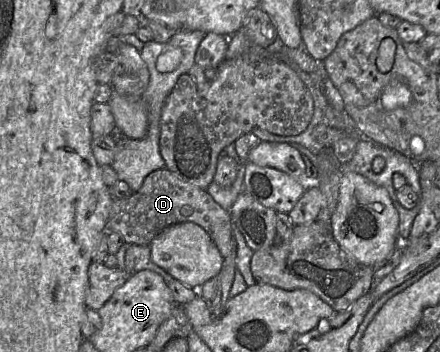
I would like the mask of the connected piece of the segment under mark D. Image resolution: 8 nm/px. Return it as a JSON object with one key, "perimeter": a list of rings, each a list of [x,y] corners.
{"perimeter":[[[167,168],[150,173],[141,188],[125,199],[113,199],[106,232],[120,233],[125,243],[150,245],[152,240],[165,228],[185,222],[202,227],[211,237],[223,258],[232,249],[232,220],[214,199],[195,185],[184,182]]]}

